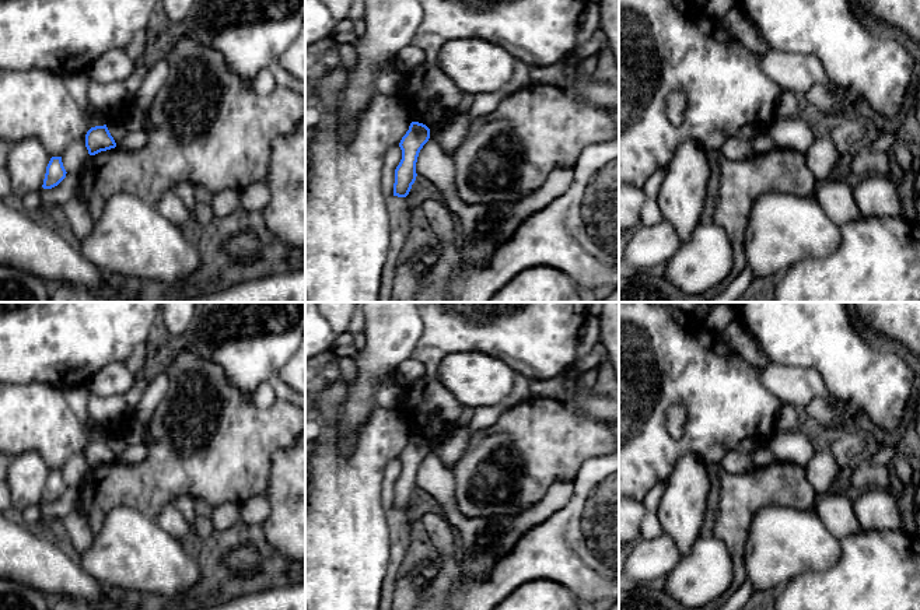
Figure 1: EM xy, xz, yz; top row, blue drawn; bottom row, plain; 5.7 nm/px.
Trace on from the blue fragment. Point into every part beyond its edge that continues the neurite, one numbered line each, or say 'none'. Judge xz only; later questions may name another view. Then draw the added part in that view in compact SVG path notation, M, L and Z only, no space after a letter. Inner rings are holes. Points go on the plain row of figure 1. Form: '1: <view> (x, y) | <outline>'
none

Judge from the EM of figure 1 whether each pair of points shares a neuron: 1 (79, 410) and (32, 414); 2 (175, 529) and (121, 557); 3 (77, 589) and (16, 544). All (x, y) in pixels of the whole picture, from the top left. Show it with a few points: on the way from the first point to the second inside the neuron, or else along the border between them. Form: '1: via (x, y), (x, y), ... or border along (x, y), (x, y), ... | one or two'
1: border along (62, 391), (65, 402), (84, 427), (87, 440) | two
2: border along (154, 519), (167, 532), (191, 546) | two
3: via (62, 577), (38, 561), (31, 560) | one

